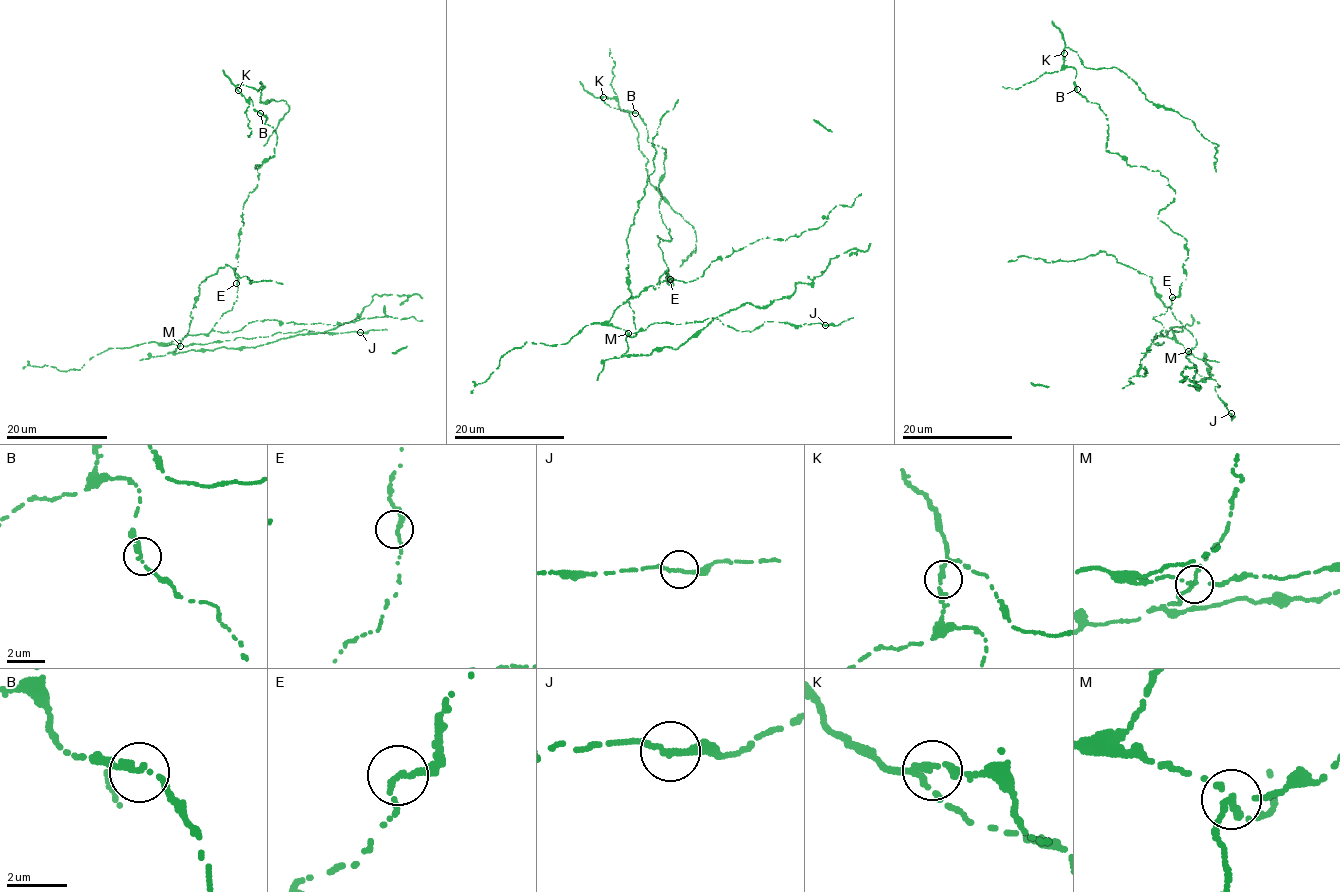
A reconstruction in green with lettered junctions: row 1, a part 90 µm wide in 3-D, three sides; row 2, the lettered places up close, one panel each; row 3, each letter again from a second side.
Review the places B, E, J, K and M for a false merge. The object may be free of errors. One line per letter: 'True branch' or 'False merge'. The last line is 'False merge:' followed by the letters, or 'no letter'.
B: True branch
E: True branch
J: True branch
K: True branch
M: False merge
False merge: M

